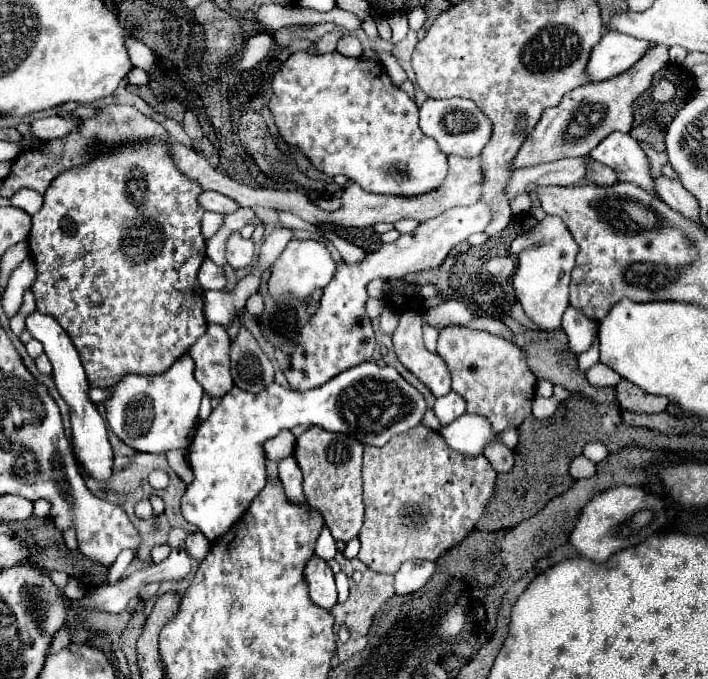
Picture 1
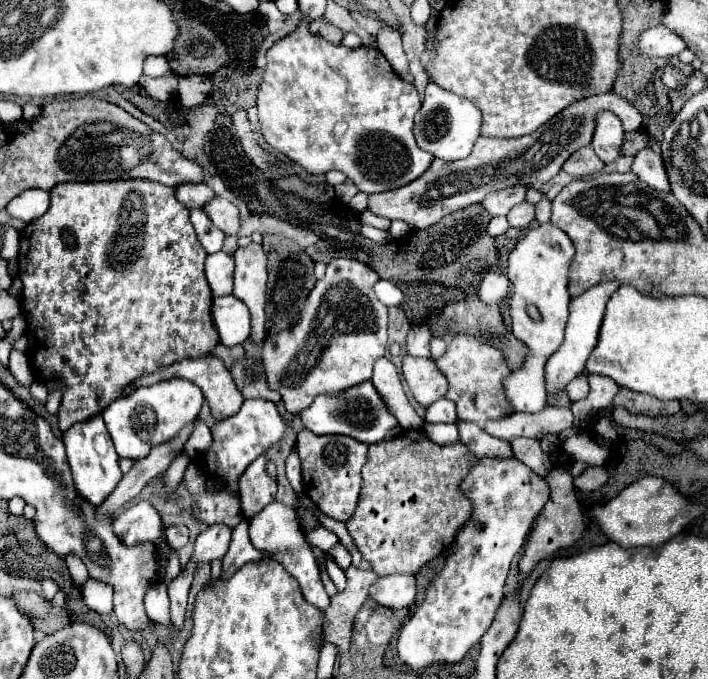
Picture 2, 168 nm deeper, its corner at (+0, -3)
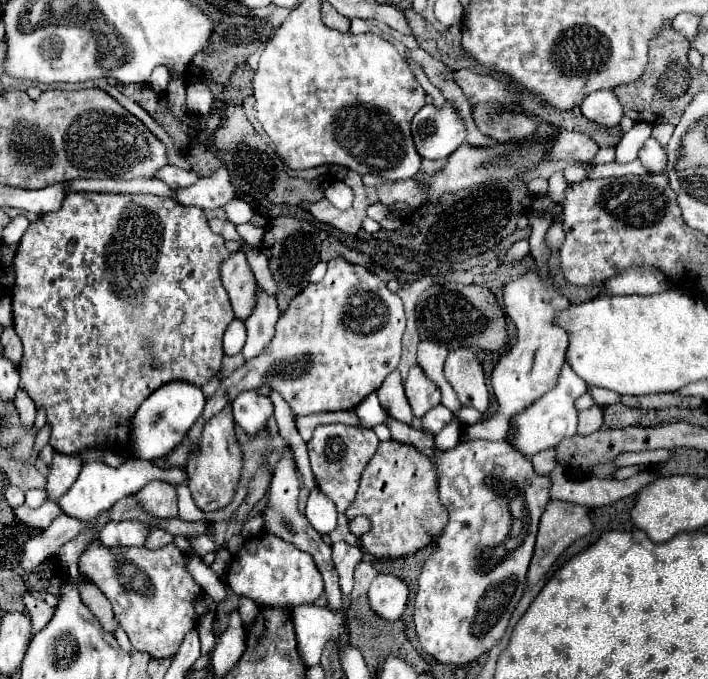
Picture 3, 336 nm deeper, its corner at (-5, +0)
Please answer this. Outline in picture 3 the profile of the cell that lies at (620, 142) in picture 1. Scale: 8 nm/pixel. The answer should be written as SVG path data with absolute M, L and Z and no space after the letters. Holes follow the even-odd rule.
M597 90L581 102L581 112L585 118L601 126L617 126L623 118L623 108L613 90Z

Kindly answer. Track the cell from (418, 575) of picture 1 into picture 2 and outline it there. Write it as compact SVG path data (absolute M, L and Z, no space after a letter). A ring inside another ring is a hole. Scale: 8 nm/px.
M402 573L380 577L372 585L370 597L384 607L394 607L394 609L408 607L414 603L416 597L416 577Z

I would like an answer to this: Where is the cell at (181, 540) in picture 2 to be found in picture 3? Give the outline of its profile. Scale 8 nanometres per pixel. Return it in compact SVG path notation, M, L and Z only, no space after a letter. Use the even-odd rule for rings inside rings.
M151 530L147 536L147 542L143 544L143 548L163 548L169 542L173 542L173 534L165 532L165 530Z

